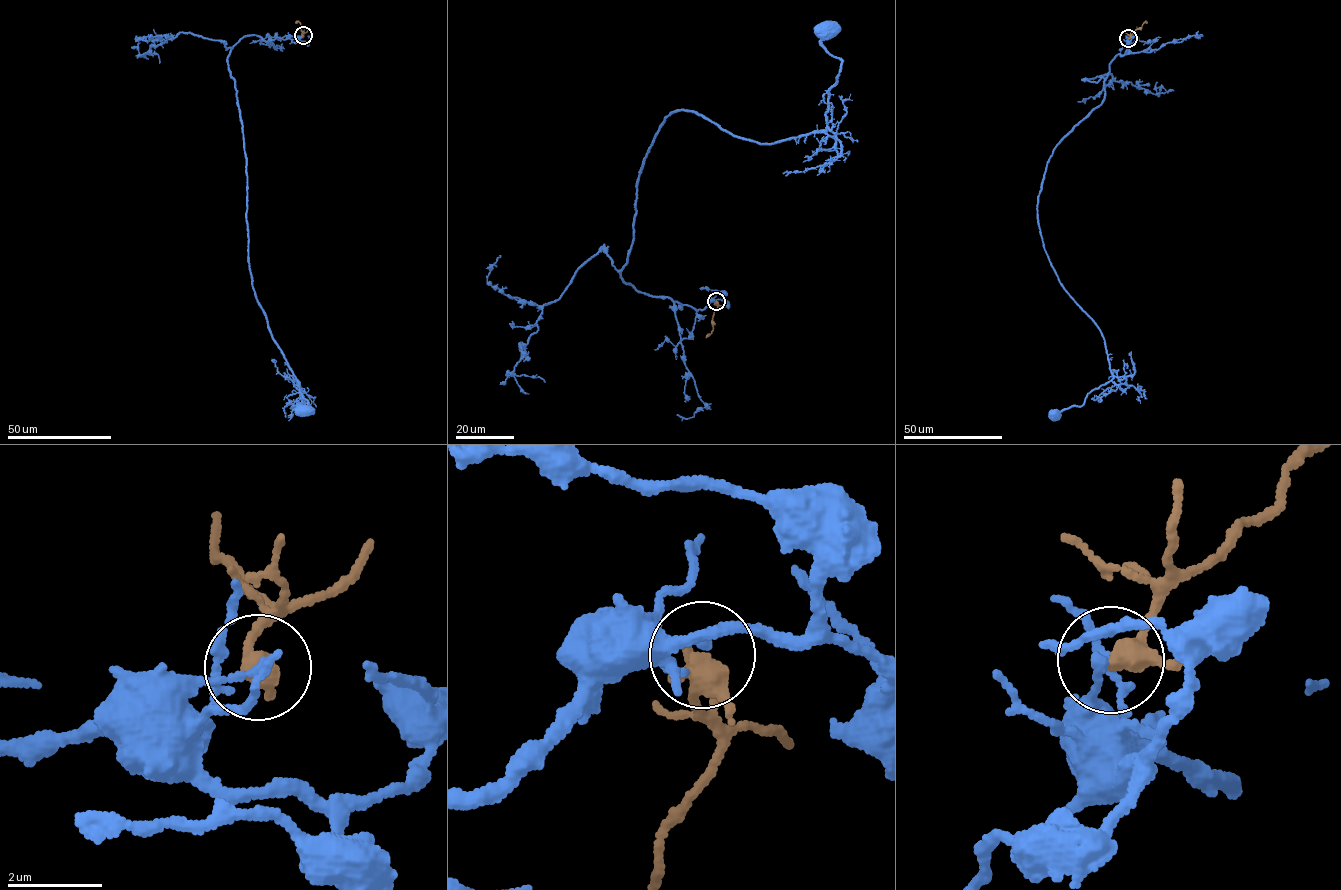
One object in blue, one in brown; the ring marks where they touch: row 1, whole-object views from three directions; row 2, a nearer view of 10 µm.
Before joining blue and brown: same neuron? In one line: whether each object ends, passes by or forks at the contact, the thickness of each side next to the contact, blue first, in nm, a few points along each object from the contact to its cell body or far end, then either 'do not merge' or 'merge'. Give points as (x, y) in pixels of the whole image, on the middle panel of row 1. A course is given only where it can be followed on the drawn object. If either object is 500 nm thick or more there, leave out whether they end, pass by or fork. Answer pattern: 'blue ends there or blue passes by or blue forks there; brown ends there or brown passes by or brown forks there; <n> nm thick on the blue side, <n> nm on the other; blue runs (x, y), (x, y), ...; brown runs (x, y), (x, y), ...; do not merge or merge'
blue ends there; brown passes by; 200 nm thick on the blue side, 360 nm on the other; blue runs (716, 300), (697, 310), (618, 272), (647, 151), (676, 109), (762, 144), (825, 131), (841, 61), (823, 28); brown runs (716, 301), (712, 332), (706, 337); do not merge

